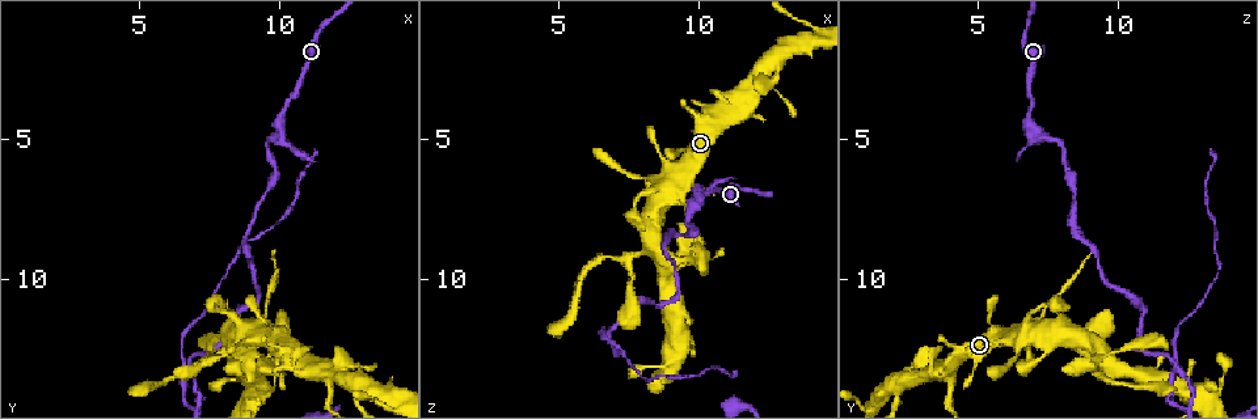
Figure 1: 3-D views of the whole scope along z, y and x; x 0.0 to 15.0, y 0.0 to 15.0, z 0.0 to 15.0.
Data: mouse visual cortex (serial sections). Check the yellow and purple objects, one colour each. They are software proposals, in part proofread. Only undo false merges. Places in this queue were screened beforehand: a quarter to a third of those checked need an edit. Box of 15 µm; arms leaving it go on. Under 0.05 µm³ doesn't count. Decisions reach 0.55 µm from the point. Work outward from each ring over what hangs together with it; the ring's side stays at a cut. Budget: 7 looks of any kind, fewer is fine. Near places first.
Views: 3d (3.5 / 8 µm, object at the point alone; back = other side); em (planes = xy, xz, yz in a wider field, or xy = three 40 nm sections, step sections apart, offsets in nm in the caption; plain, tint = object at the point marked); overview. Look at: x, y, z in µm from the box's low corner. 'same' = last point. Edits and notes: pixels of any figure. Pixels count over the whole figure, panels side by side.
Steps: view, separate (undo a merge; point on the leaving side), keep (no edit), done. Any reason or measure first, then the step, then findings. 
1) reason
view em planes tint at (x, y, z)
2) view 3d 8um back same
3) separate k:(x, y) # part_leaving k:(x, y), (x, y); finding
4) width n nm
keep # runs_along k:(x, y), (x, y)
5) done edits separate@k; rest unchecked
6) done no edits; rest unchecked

sudden change in width
view em xy step 5 tint at (8.9, 12.3, 5.8)

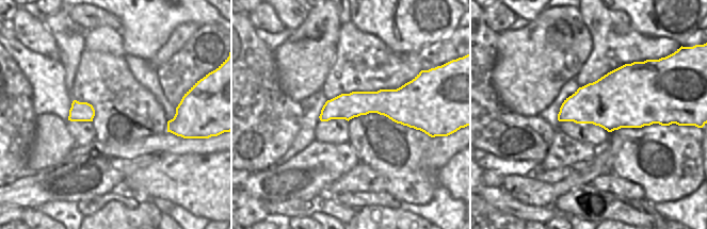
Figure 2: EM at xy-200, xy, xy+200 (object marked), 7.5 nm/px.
wider look
view 3d 3.5um same

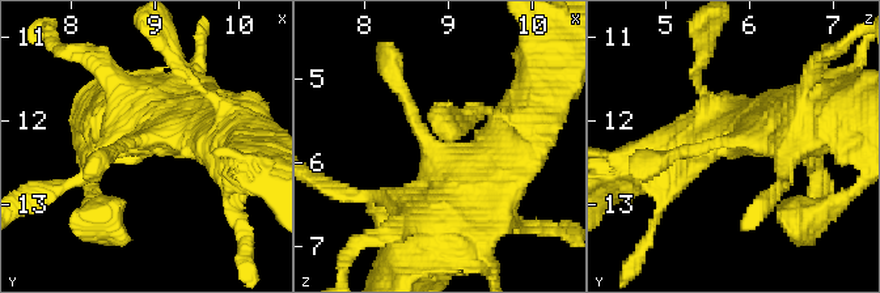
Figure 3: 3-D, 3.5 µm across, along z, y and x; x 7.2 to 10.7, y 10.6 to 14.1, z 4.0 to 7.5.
keep # continuous, no second cell

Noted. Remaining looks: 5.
view 3d 3.5um at (9.5, 11.4, 7.3)

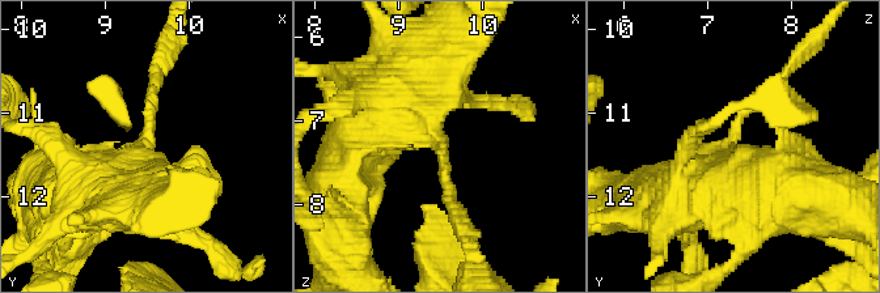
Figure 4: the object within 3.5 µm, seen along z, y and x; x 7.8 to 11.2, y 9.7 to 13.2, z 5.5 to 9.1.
arm_widths 150, 700 nm; need the tissue
view em xy step 5 tint at (9.45, 11.40, 7.25)

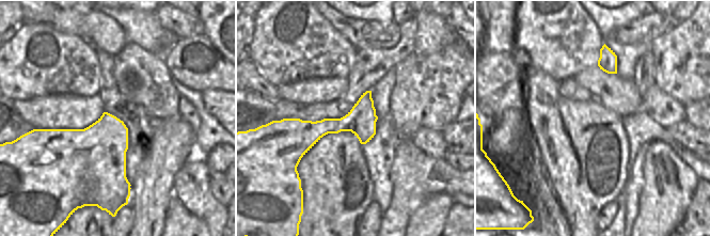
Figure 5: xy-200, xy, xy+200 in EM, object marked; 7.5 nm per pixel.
width 220 nm
keep # runs_along 4:(665, 198), (723, 151), (779, 77); continuous, no second cell

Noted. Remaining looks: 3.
narrows sharply
view 3d 8um at (9.0, 14.2, 13.3)

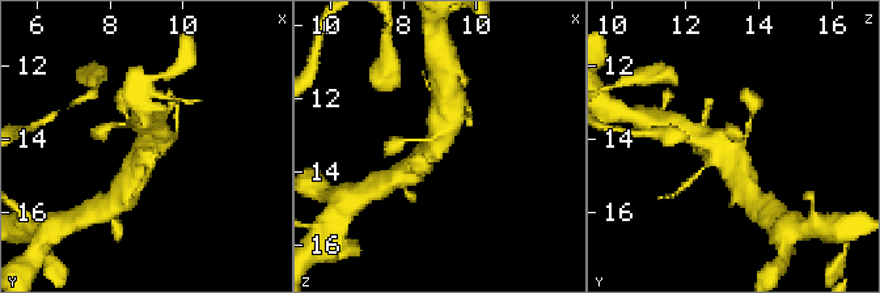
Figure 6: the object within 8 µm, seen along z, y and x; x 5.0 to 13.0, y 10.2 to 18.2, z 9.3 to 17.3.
closer look
view 3d 3.5um at (9.0, 14.3, 13.2)

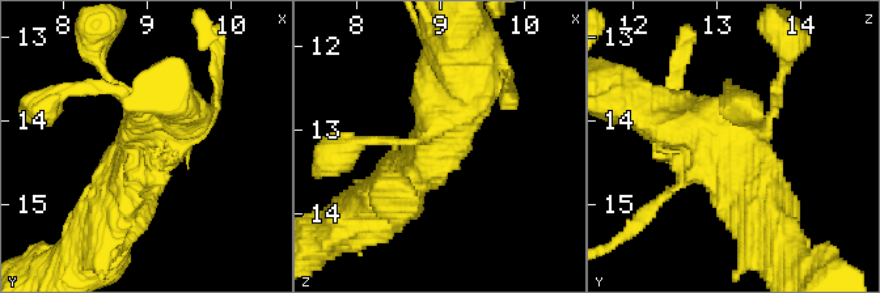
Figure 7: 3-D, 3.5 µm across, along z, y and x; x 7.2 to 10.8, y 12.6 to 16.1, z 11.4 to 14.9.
need the tissue
view em xy step 2 tint at (8.95, 14.20, 13.20)

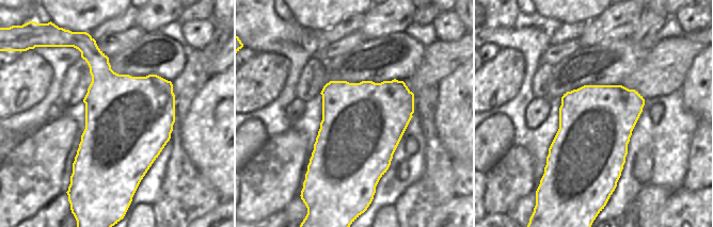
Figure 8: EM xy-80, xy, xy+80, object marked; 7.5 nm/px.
keep # runs_along 7:(638, 100), (728, 140), (761, 196); one cell here

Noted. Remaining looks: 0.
done no edits; rest unchecked

